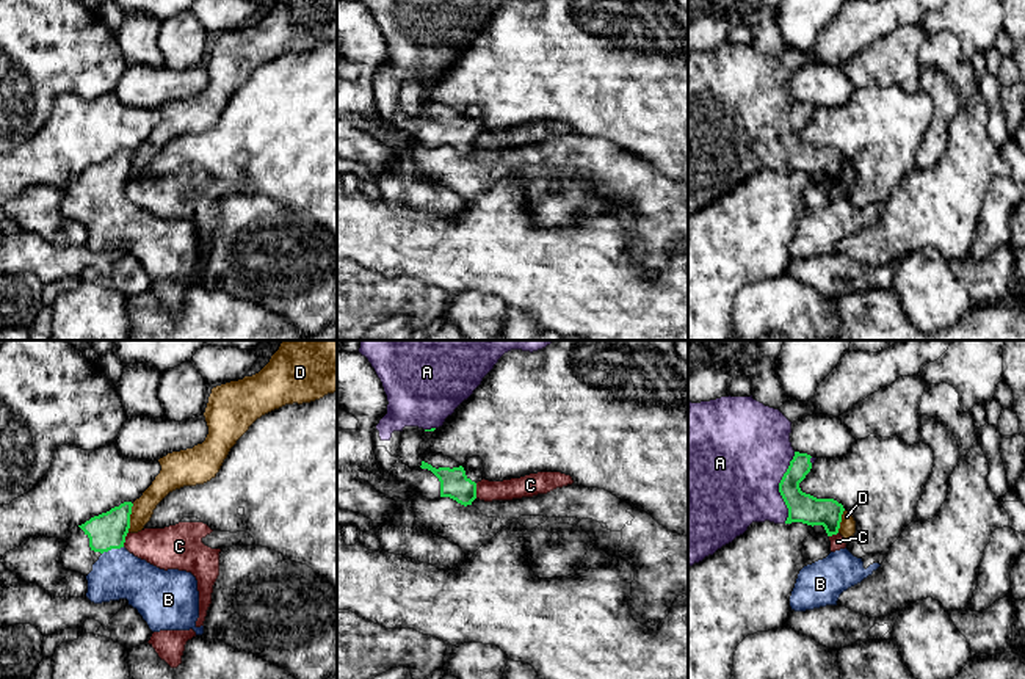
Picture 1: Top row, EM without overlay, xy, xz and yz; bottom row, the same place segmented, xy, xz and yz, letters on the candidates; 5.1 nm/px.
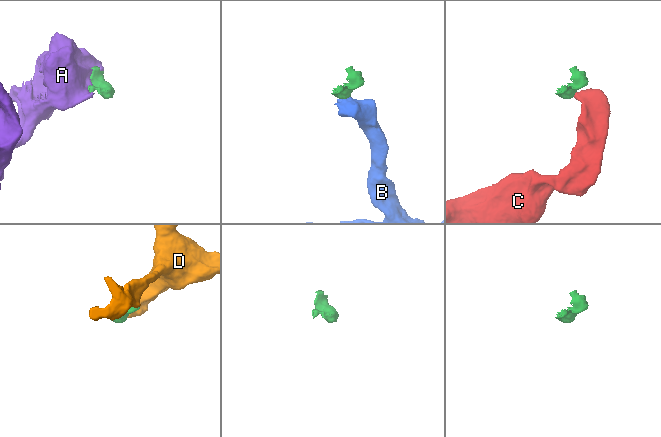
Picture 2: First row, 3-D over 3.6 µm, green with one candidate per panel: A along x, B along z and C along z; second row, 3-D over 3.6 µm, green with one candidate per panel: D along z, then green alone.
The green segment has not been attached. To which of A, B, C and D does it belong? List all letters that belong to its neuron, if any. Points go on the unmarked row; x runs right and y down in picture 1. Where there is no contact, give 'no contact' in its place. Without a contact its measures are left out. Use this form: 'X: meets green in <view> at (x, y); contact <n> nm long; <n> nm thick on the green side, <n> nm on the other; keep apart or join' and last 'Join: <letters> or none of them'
A: meets green in yz at (779, 137); contact 380 nm long; 150 nm thick on the green side, 480 nm on the other; join
B: meets green in xy at (112, 196); contact 120 nm long; 190 nm thick on the green side, 260 nm on the other; join
C: meets green in xz at (475, 140); contact 80 nm long; 140 nm thick on the green side, 110 nm on the other; keep apart
D: meets green in xy at (129, 167); contact 160 nm long; 190 nm thick on the green side, 110 nm on the other; keep apart
Join: A, B

